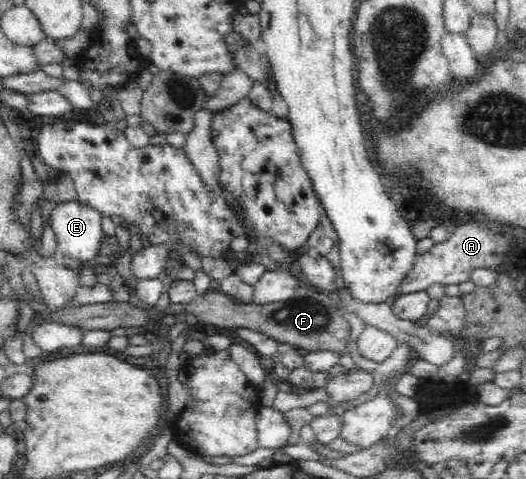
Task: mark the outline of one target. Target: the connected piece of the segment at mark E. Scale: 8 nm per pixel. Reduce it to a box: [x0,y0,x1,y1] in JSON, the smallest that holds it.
[49,201,105,286]

